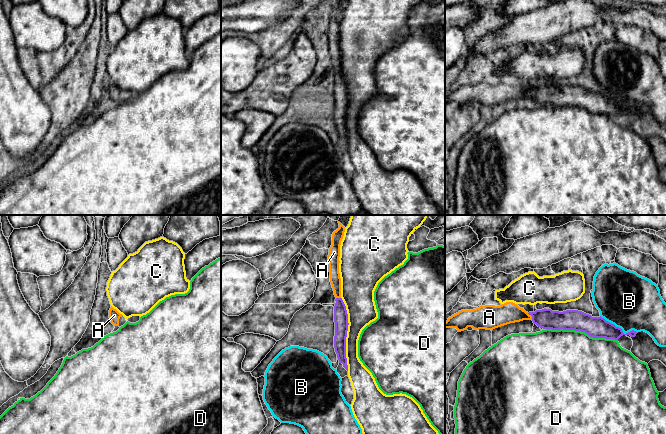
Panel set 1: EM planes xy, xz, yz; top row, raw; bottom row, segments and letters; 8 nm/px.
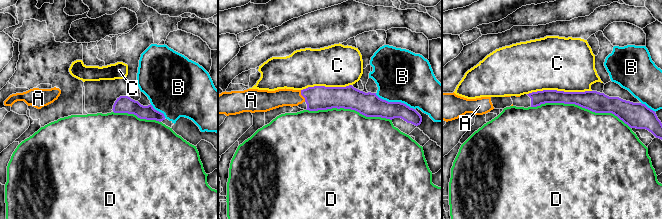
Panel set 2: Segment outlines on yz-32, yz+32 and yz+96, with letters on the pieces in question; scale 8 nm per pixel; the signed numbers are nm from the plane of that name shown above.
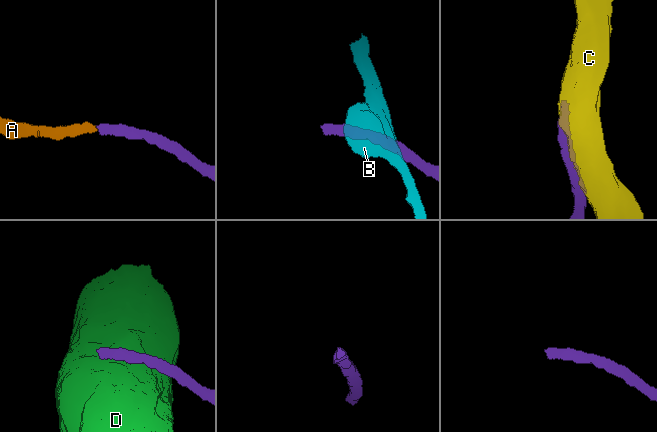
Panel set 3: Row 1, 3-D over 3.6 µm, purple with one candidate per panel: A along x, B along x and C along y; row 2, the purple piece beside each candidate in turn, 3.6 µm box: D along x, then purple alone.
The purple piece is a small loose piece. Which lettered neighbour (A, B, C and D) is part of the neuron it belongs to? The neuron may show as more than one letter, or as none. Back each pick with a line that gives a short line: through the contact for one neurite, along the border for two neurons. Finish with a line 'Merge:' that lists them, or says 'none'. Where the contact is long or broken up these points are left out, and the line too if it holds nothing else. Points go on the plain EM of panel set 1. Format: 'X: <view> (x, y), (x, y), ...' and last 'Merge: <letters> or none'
A: yz (546, 94), (531, 91), (509, 88)
Merge: A

